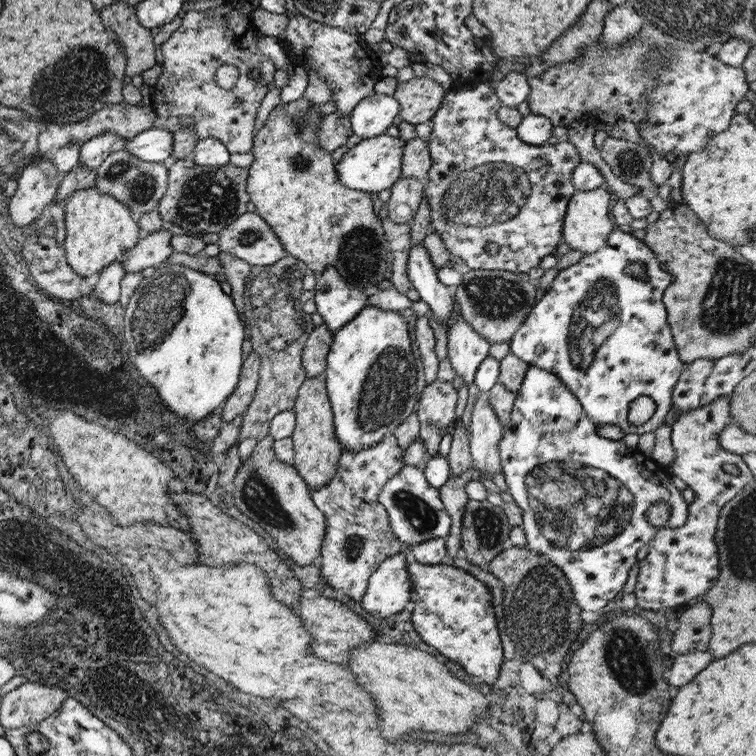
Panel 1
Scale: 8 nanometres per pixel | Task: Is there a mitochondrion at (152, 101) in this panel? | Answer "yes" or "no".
no

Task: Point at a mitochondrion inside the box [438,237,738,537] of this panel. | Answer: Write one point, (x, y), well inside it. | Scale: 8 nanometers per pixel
(594, 320)

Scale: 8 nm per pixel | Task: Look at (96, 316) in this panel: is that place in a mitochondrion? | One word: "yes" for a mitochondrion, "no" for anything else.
no

